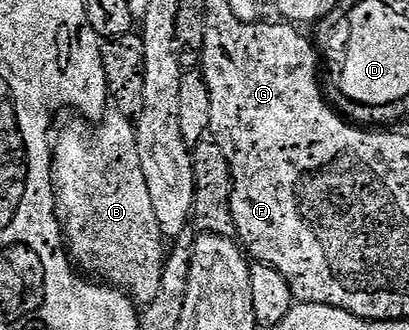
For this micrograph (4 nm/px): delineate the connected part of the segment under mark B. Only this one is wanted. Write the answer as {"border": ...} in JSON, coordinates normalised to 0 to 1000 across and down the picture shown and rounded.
{"border":[[[289,339],[254,342],[247,364],[225,376],[220,367],[205,364],[200,355],[183,352],[176,370],[164,370],[144,394],[144,421],[132,421],[130,470],[125,476],[125,552],[134,561],[134,618],[142,636],[147,676],[169,661],[169,697],[178,715],[178,733],[193,770],[181,791],[196,809],[205,800],[227,800],[227,788],[252,788],[242,800],[252,800],[252,824],[257,836],[271,836],[286,848],[286,861],[301,861],[301,882],[308,885],[342,930],[357,933],[369,924],[374,909],[384,909],[384,882],[394,876],[394,824],[399,821],[399,797],[408,791],[411,761],[399,758],[403,718],[396,691],[386,679],[384,652],[379,652],[374,615],[364,600],[364,570],[357,567],[352,524],[345,509],[342,476],[337,473],[333,385],[325,379],[323,361],[291,345]]]}

